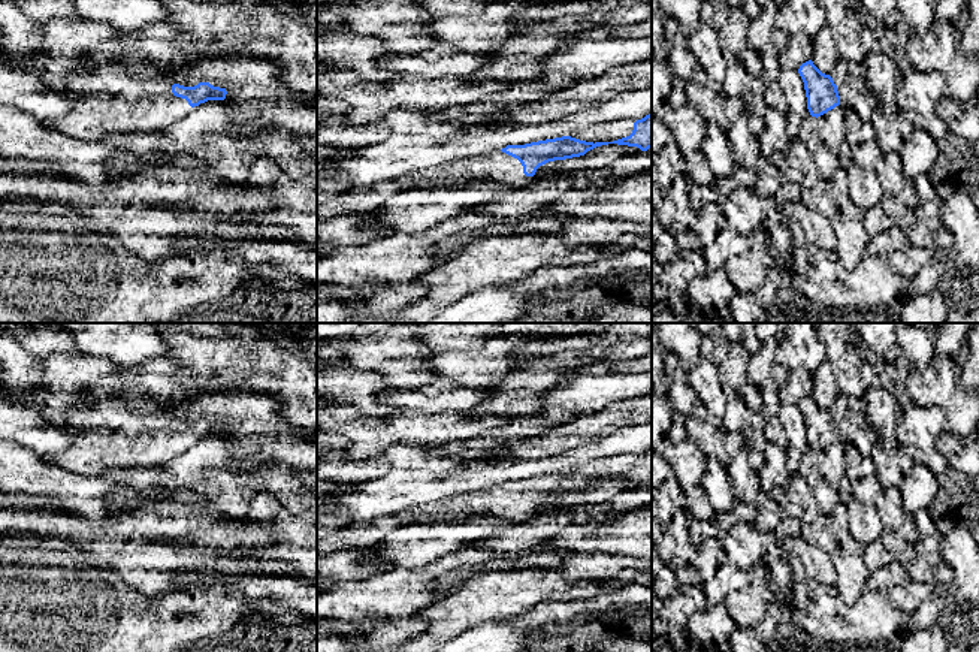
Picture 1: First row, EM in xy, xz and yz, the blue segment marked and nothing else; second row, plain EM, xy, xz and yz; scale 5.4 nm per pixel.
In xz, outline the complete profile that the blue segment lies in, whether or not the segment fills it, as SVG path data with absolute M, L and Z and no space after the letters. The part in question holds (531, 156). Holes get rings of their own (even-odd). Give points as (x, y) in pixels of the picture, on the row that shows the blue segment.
M652 114L634 123L629 136L613 142L586 142L571 136L546 139L525 145L507 145L487 156L472 156L445 162L435 167L421 167L396 179L354 187L353 190L317 206L317 220L329 220L344 214L371 212L386 205L390 194L408 188L430 188L457 181L486 179L508 188L520 188L537 169L549 162L584 156L587 151L608 144L652 148Z

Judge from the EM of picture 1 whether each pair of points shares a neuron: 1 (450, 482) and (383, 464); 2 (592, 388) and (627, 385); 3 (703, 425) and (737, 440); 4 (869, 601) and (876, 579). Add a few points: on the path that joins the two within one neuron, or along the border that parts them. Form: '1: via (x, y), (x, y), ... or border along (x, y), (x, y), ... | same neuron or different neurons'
1: border along (441, 471), (392, 470), (381, 477), (372, 479) | different neurons
2: via (601, 388), (618, 386) | same neuron
3: via (712, 434), (718, 440), (728, 440) | same neuron
4: border along (866, 588), (885, 591) | different neurons

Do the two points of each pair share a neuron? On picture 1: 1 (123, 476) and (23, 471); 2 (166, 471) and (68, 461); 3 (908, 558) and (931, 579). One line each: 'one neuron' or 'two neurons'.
1: one neuron
2: two neurons
3: one neuron

